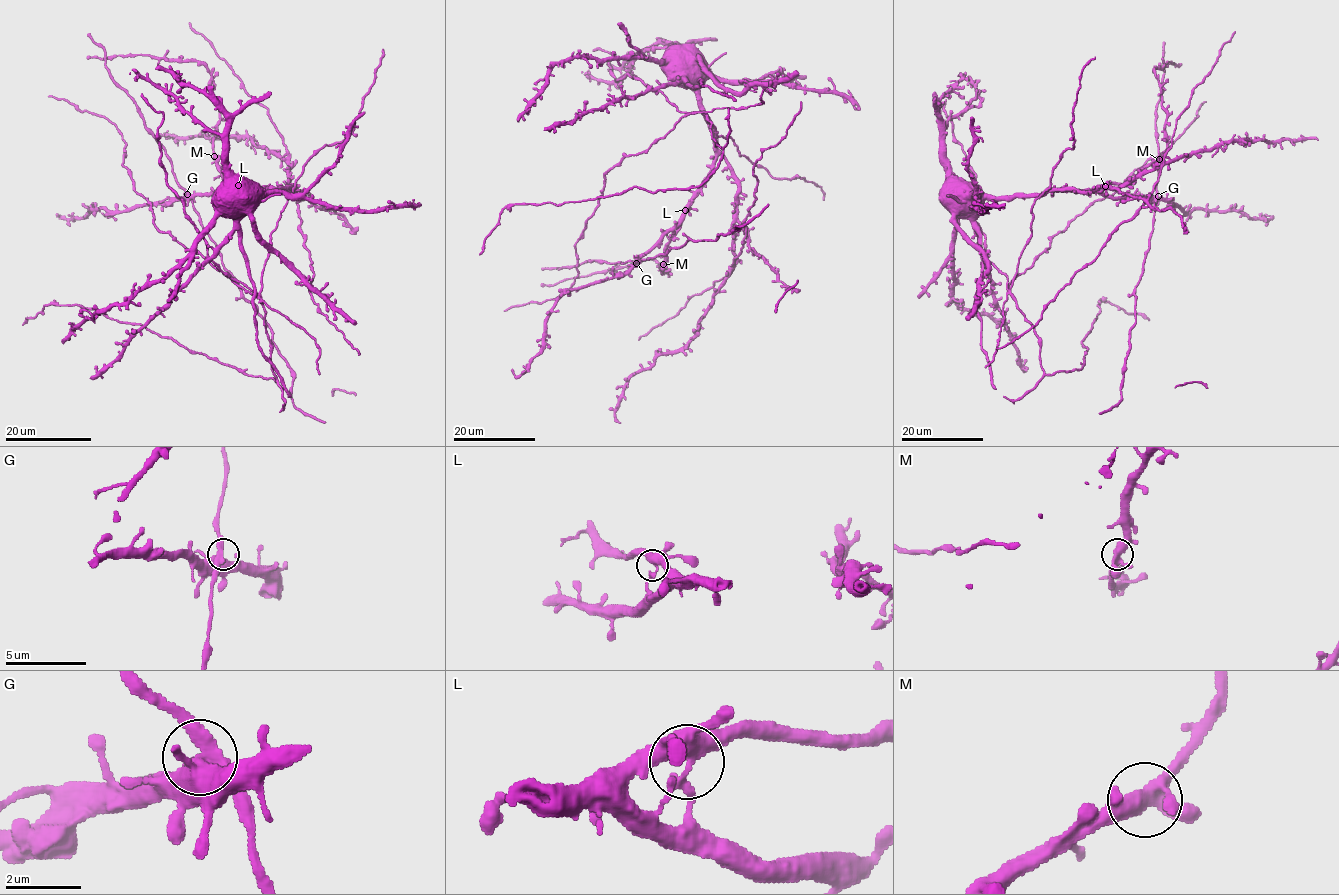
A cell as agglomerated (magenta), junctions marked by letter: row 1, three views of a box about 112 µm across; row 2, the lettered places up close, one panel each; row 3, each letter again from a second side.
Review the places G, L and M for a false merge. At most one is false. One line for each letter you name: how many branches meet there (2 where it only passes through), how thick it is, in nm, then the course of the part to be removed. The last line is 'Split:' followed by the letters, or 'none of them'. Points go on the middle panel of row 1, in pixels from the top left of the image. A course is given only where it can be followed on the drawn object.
Split: none of them

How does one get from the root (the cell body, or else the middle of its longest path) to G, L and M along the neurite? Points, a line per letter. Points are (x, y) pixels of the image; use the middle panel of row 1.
G: (681, 52), (691, 63), (691, 87), (713, 135), (714, 169), (684, 215), (636, 263)
L: (681, 52), (691, 63), (691, 87), (713, 135), (715, 153), (712, 175), (685, 210)
M: (681, 52), (691, 63), (691, 87), (713, 135), (715, 161), (712, 175), (669, 242), (663, 264)

